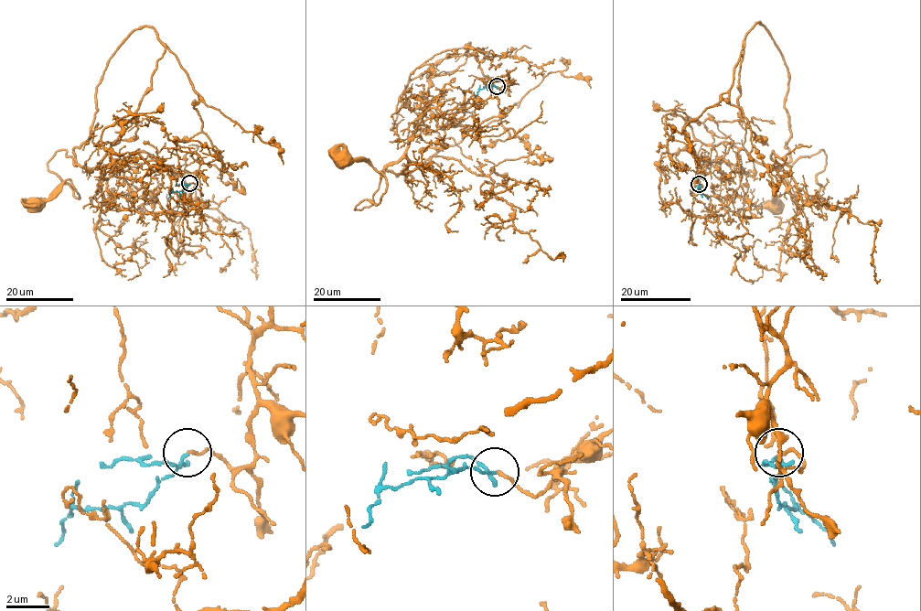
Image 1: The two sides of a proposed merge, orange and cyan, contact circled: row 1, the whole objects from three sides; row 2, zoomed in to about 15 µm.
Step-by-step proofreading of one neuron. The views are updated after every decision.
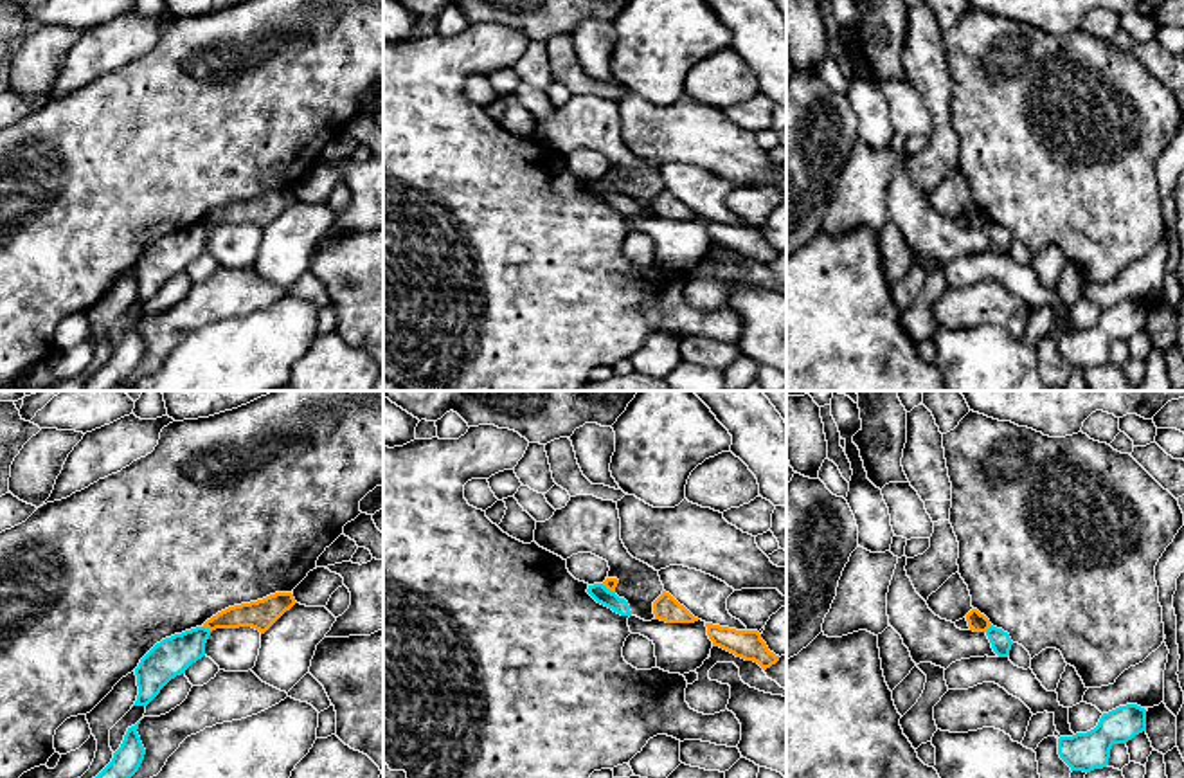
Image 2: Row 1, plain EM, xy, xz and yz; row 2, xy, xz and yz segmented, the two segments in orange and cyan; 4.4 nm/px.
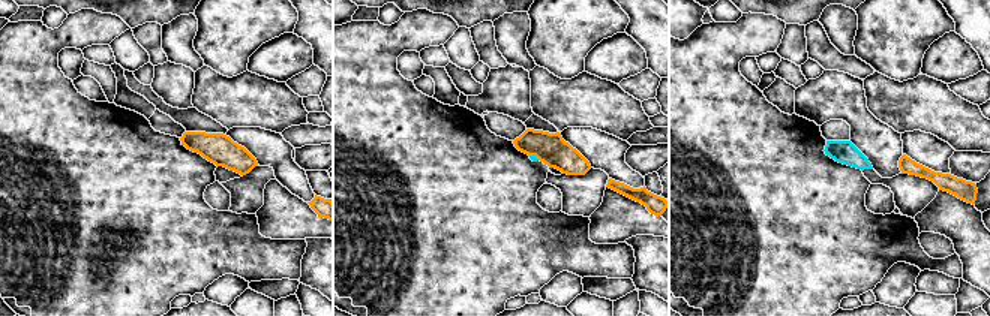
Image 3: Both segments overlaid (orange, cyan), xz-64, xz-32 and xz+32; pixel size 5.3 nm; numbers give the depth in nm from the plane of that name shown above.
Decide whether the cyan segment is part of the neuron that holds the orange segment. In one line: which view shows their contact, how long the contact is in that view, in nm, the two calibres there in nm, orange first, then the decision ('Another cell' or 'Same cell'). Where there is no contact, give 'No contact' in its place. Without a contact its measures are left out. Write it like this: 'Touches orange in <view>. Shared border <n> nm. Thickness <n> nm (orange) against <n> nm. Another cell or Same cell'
Touches orange in xy. Shared border 50 nm. Thickness 140 nm (orange) against 170 nm. Another cell

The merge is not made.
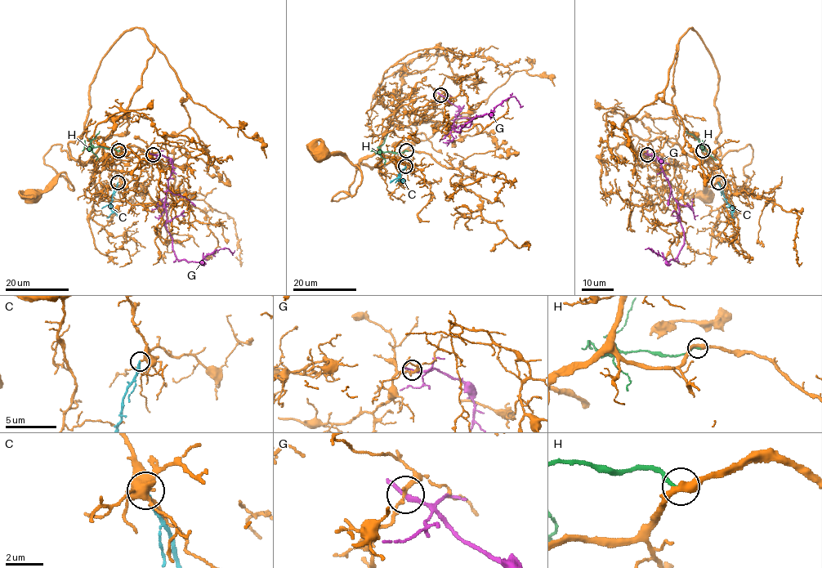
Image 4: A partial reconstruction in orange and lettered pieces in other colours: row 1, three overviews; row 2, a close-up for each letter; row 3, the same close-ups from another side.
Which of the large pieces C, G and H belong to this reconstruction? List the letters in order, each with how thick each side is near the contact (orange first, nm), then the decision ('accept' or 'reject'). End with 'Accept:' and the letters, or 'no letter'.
C: calibres 280 and 240 nm; reject
G: calibres 200 and 200 nm; reject
H: calibres 400 and 240 nm; accept
Accept: H

